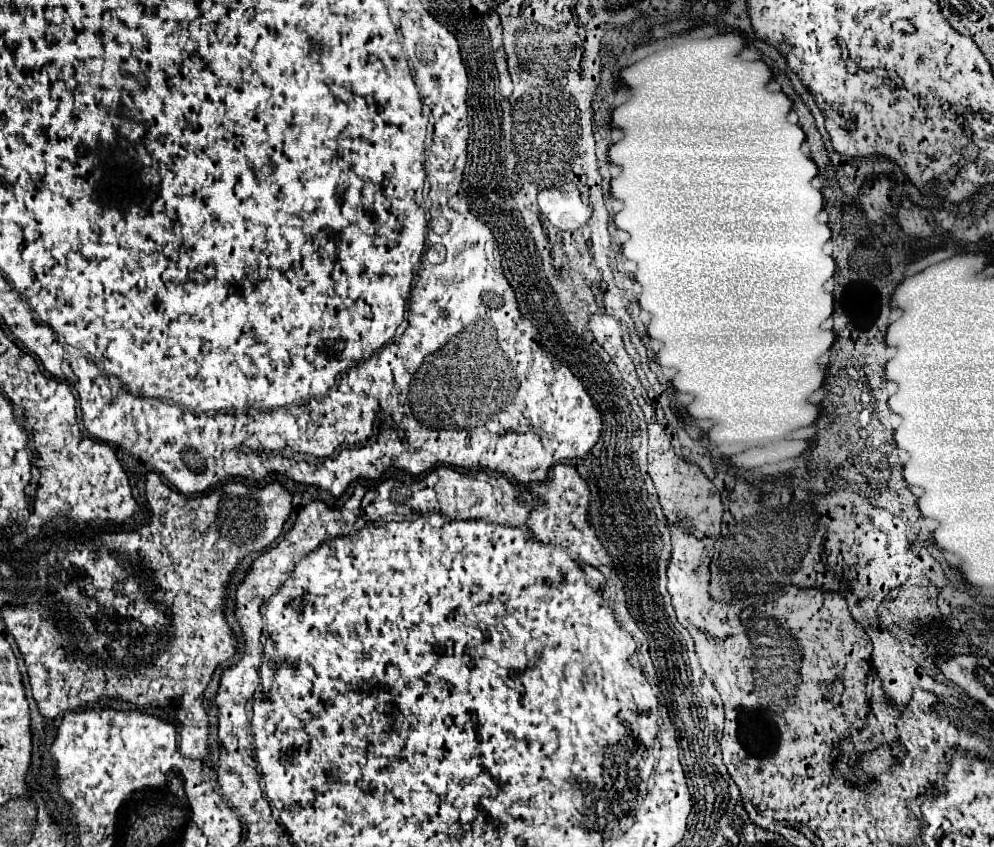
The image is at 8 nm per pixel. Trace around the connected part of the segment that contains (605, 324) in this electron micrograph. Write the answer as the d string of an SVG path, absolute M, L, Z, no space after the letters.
M595 315L589 321L589 327L597 339L597 343L605 349L605 351L617 351L623 353L623 367L631 367L631 371L635 371L633 359L629 357L629 353L623 347L623 339L621 339L621 323L615 317L605 317L605 315Z

